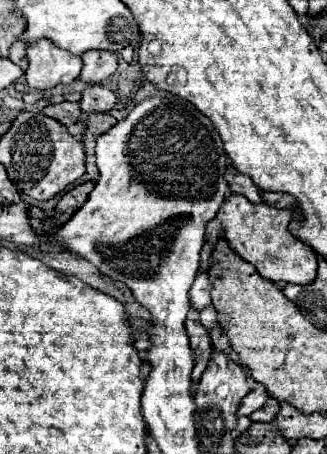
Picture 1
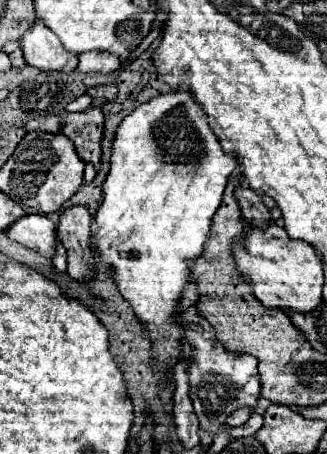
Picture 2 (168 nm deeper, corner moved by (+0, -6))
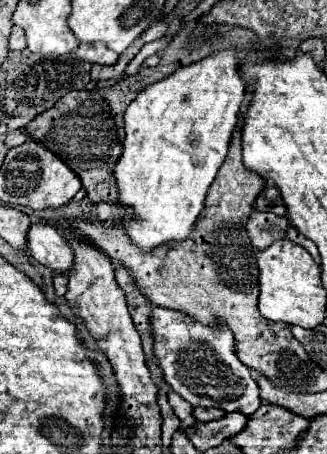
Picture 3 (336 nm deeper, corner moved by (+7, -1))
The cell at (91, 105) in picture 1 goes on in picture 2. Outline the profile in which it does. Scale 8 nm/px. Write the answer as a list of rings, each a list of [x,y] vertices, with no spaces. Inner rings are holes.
[[[101,84],[101,86],[93,86],[87,90],[89,96],[93,98],[105,98],[105,100],[113,100],[117,96],[117,86],[115,84]]]

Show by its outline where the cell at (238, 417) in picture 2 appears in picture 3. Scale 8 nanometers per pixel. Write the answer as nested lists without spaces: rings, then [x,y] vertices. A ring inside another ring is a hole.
[[[194,407],[194,417],[196,417],[198,421],[202,421],[202,423],[220,419],[220,417],[224,417],[224,415],[226,415],[226,411],[222,411],[222,409],[202,409],[202,407]]]

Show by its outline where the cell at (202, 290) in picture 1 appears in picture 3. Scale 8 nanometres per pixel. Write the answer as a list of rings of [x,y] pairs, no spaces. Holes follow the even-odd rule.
[[[154,307],[150,323],[158,365],[164,379],[182,399],[192,407],[222,407],[226,411],[236,407],[246,415],[256,413],[260,407],[258,383],[254,381],[252,371],[238,359],[234,335],[226,325],[210,329],[196,323],[186,313],[164,307]]]

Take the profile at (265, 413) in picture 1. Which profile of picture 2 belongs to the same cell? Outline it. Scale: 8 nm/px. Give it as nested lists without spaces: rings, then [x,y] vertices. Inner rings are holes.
[[[253,412],[253,414],[249,416],[249,420],[247,420],[243,426],[231,428],[231,430],[227,432],[227,436],[229,436],[229,438],[245,438],[245,436],[253,436],[261,426],[263,426],[263,416],[261,416],[259,412]]]

